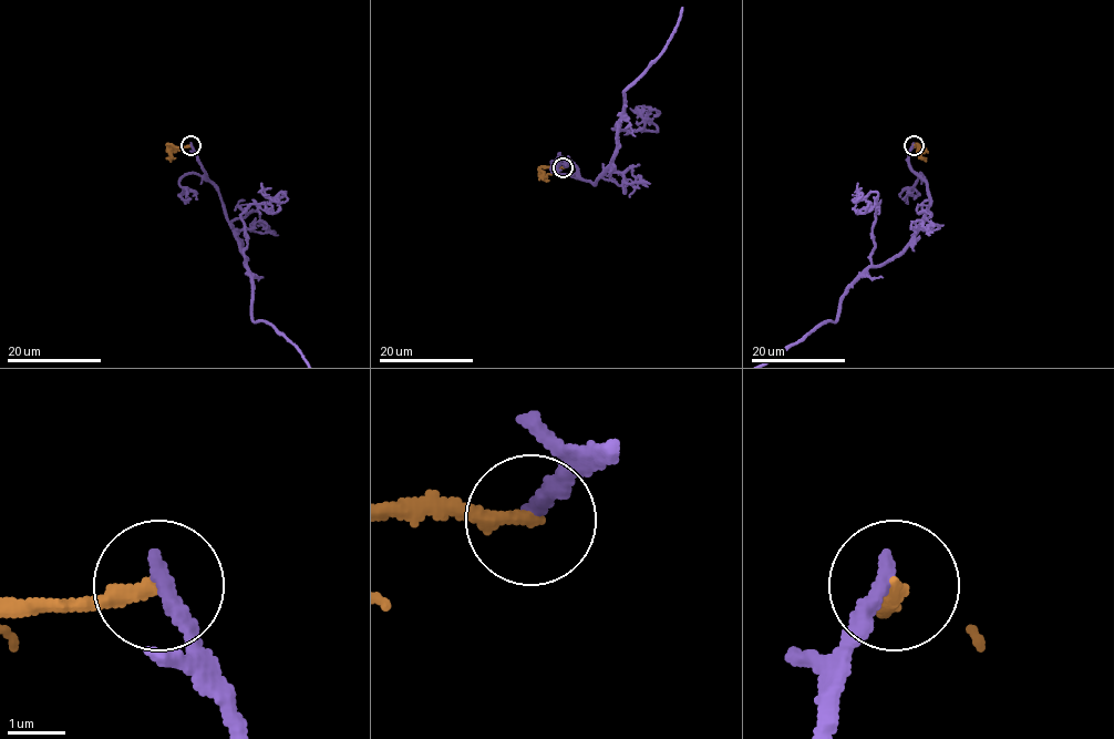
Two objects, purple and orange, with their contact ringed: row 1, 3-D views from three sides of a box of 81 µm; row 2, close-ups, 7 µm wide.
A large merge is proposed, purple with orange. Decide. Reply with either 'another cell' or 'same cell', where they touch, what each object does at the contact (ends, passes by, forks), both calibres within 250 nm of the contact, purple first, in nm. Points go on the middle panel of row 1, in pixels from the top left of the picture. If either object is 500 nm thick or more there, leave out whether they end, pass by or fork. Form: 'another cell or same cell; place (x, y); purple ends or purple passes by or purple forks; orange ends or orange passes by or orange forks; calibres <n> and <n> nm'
another cell; place (563, 167); purple ends; orange ends; calibres 320 and 280 nm

